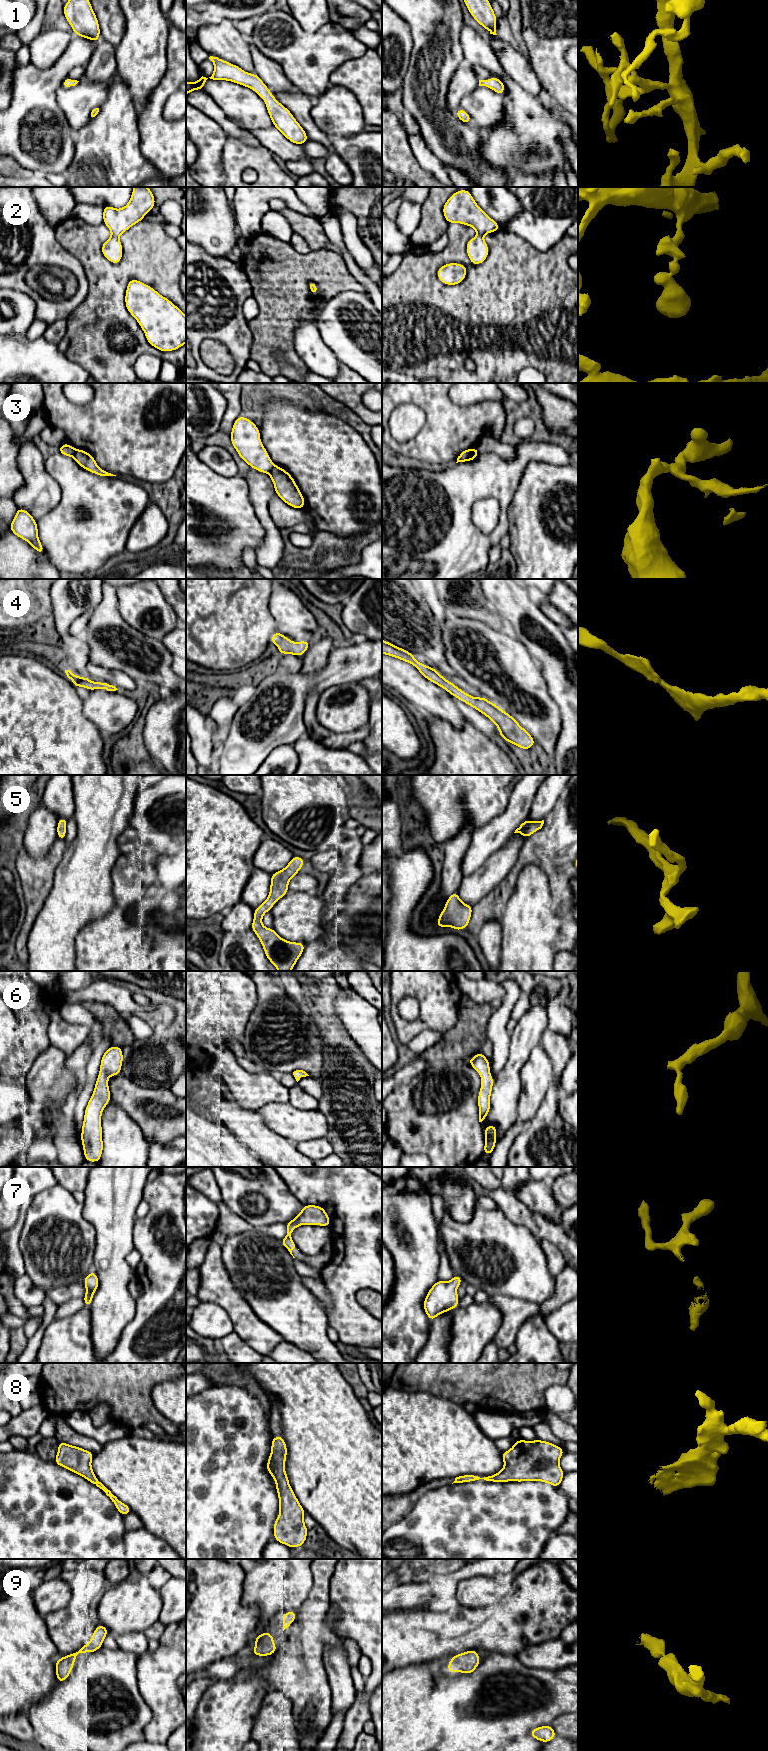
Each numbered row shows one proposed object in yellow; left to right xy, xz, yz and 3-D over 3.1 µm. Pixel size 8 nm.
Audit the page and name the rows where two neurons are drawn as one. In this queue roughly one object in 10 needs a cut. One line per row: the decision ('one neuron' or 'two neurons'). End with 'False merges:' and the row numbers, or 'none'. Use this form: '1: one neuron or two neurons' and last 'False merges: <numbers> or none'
1: one neuron
2: one neuron
3: two neurons
4: one neuron
5: one neuron
6: one neuron
7: one neuron
8: one neuron
9: one neuron
False merges: 3

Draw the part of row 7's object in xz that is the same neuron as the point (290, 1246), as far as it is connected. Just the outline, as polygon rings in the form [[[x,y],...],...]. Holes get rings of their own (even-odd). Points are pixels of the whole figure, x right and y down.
[[[304,1205],[301,1212],[295,1216],[293,1220],[286,1222],[285,1224],[287,1228],[287,1235],[281,1239],[281,1243],[293,1256],[292,1251],[294,1249],[298,1249],[297,1245],[291,1238],[291,1234],[295,1228],[300,1225],[319,1225],[330,1227],[331,1221],[323,1206]],[[293,1256],[293,1258],[295,1257]]]

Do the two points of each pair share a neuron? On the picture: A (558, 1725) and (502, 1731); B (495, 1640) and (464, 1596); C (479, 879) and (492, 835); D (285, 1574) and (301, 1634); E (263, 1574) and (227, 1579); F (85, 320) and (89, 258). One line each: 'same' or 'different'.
A: different
B: different
C: different
D: different
E: different
F: same

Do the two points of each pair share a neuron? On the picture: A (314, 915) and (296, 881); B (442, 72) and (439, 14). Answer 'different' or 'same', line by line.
A: different
B: same

